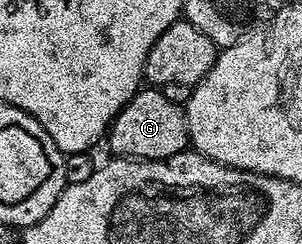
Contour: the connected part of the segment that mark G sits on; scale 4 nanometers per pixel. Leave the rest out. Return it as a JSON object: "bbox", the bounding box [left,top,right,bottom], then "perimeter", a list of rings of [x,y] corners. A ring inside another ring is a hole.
{"bbox":[106,88,190,161],"perimeter":[[[141,88],[112,120],[112,126],[106,134],[106,145],[109,145],[116,152],[113,154],[120,159],[157,161],[175,153],[183,153],[190,145],[185,110],[170,103],[170,99],[166,99],[166,95],[159,88]]]}

